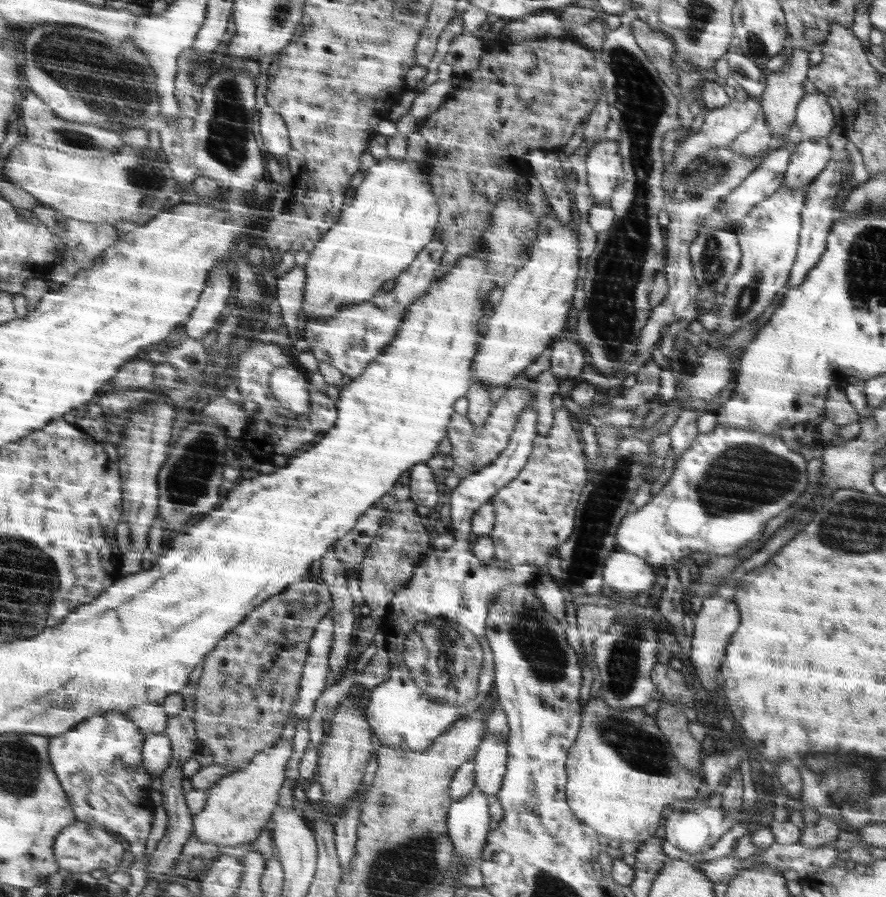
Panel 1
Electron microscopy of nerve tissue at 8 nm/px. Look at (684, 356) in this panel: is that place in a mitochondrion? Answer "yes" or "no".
yes

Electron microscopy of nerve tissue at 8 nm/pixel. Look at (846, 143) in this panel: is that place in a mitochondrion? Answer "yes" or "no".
no

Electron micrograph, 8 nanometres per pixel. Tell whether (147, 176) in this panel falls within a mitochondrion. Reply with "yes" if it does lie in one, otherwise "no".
yes

